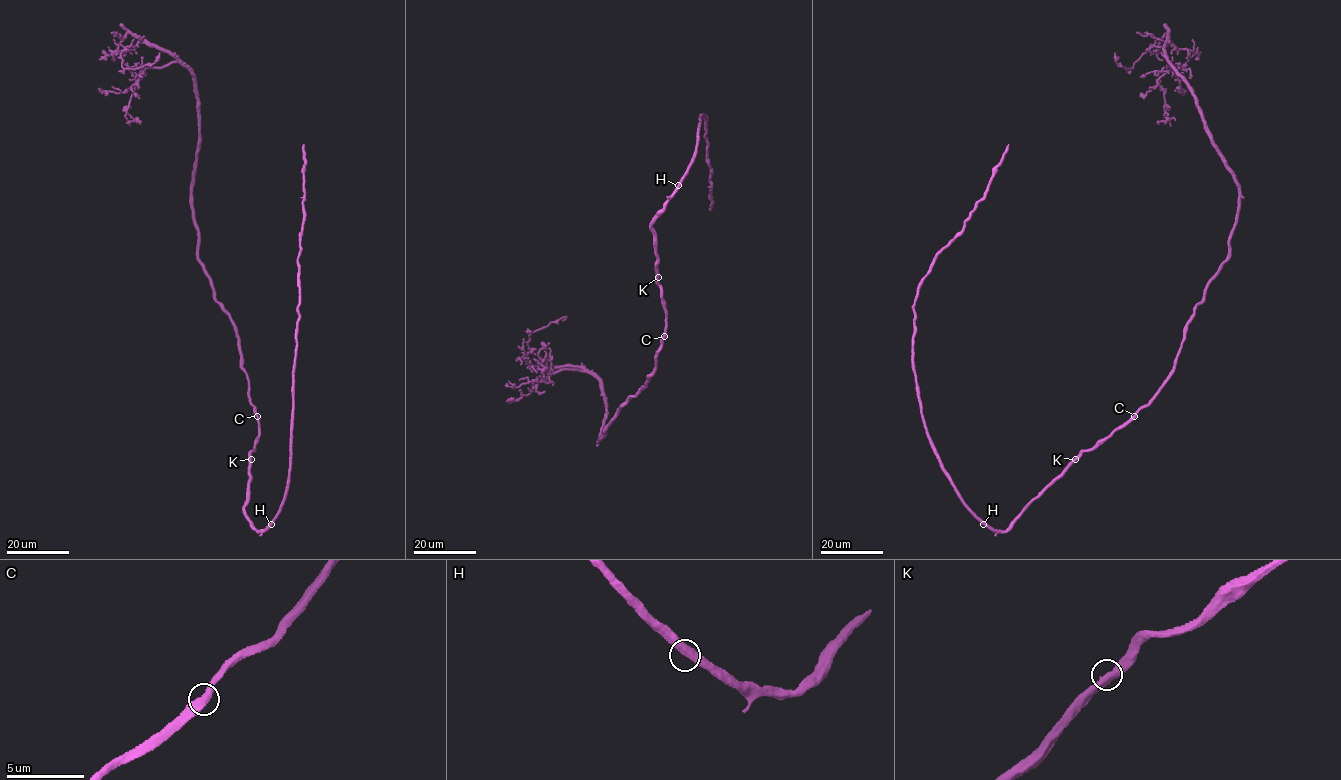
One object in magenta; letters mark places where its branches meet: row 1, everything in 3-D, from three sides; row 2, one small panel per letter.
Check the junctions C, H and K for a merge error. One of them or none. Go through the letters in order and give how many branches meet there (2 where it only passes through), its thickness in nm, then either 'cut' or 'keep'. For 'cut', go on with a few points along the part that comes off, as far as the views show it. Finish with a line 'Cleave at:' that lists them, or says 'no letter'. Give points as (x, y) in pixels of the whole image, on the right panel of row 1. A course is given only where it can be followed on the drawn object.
C: 2 | 480 nm | keep
H: 2 | 480 nm | keep
K: 2 | 480 nm | keep
Cleave at: no letter

